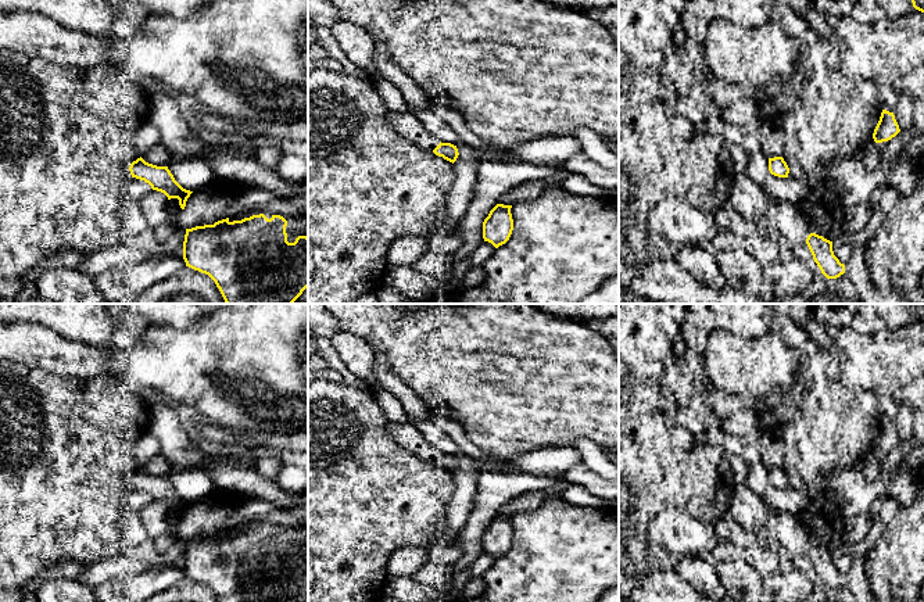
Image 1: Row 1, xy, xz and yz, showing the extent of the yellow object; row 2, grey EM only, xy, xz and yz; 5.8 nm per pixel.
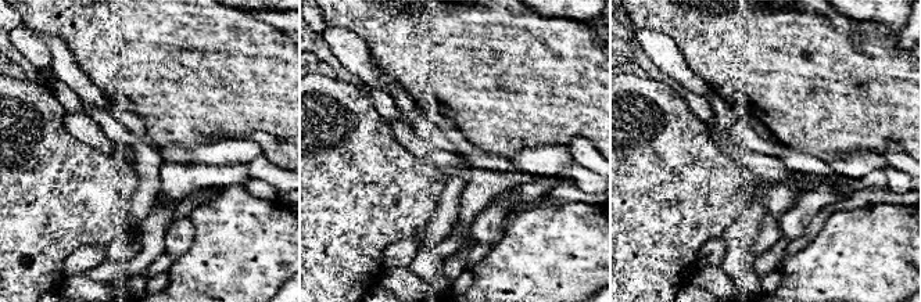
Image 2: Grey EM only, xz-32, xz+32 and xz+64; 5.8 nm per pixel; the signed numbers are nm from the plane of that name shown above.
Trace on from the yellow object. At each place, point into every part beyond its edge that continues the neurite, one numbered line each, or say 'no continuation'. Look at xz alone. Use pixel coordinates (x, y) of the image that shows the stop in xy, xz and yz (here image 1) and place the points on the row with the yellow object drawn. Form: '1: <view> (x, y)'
1: xz (408, 125)

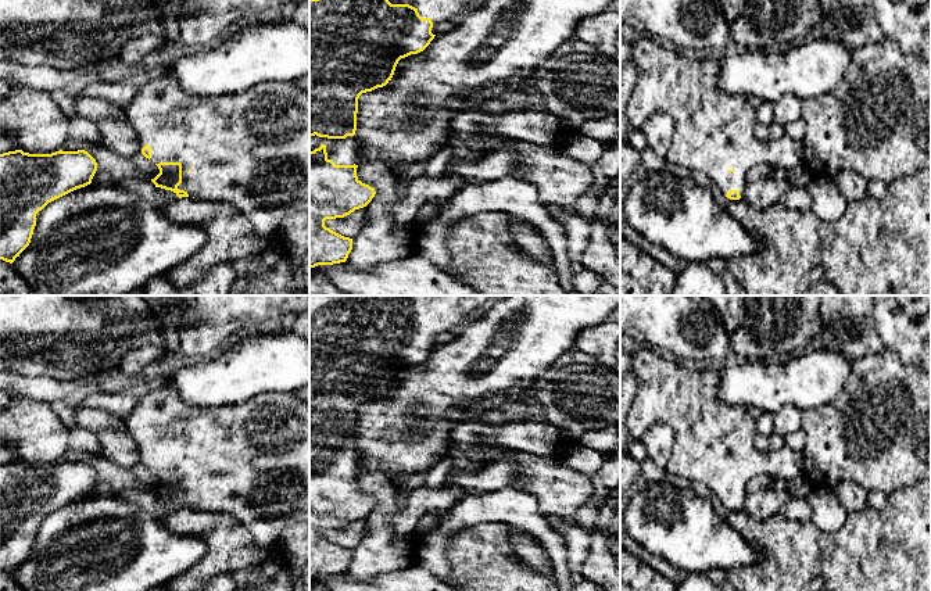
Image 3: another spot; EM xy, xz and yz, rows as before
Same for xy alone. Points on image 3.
1: xy (251, 150)

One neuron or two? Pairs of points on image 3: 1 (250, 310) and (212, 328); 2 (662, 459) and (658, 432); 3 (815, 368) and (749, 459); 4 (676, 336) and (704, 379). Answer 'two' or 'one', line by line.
1: one
2: one
3: two
4: two

